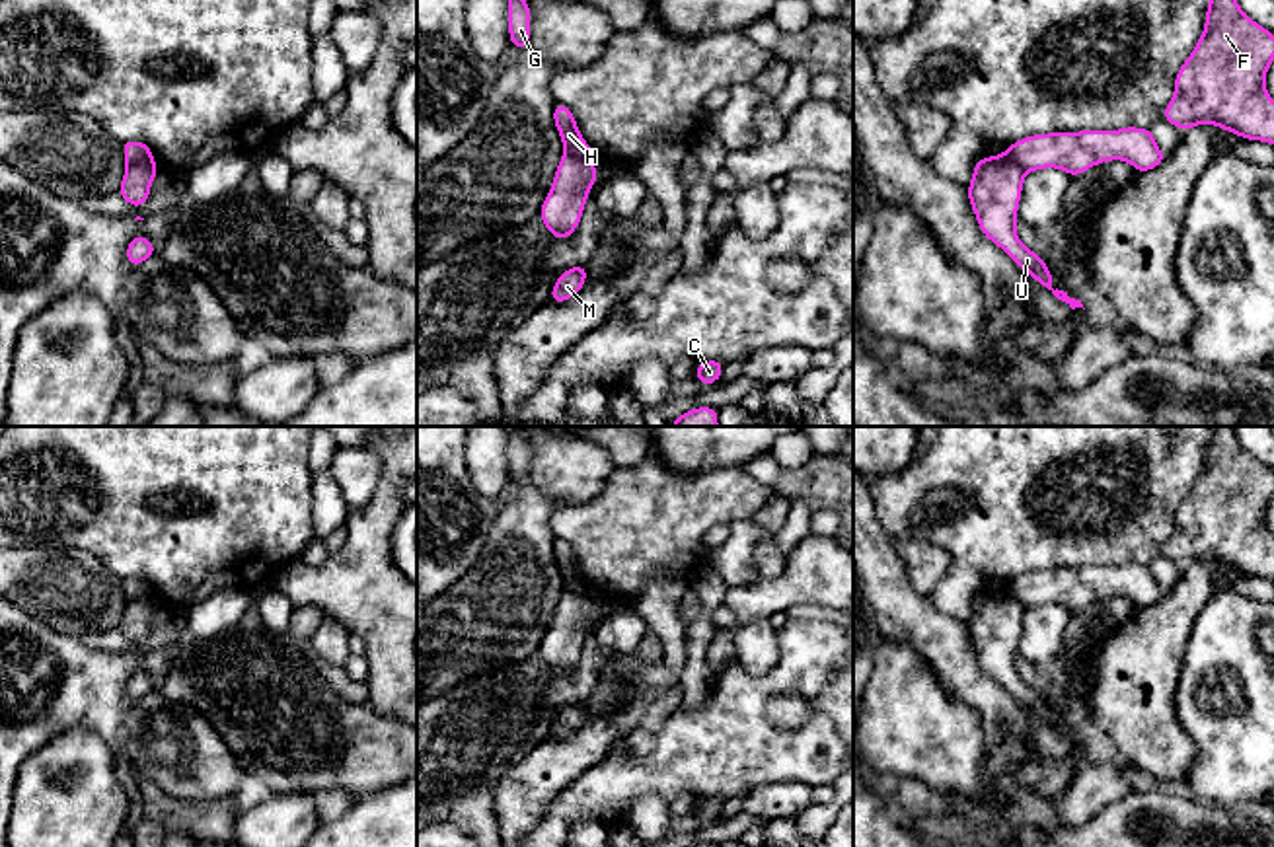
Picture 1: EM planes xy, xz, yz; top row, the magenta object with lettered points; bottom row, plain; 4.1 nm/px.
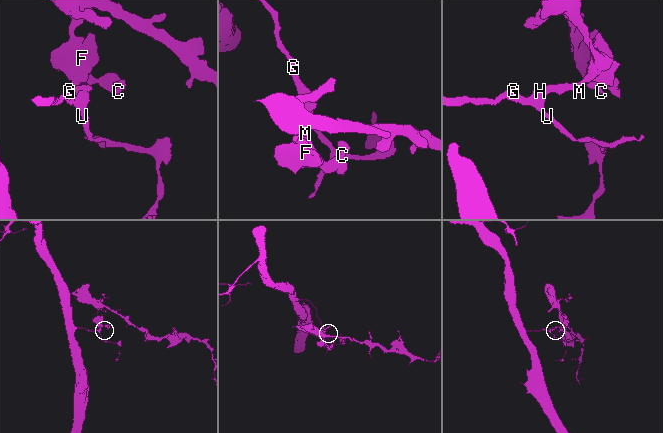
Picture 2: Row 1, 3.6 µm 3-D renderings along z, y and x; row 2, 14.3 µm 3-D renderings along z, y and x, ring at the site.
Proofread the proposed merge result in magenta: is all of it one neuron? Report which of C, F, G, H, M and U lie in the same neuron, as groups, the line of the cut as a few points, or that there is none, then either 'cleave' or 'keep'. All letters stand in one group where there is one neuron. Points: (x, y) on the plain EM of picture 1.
C F M / G H U | xz (563, 589), (575, 594), (591, 594) | cleave

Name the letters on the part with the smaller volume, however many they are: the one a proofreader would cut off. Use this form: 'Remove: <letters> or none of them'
Remove: C, F, M

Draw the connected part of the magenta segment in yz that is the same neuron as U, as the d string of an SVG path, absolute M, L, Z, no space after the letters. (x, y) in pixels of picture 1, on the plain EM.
M1007 590L982 594L974 600L972 619L966 627L978 662L1017 703L1046 722L1064 742L1071 746L1083 744L1081 736L1052 724L1052 711L1044 695L1032 685L1027 685L1015 668L1025 609L1027 608Z

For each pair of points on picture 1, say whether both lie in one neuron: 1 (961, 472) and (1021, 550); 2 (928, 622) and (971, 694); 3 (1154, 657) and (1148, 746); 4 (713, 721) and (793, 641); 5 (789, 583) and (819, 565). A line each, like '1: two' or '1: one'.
1: one
2: one
3: one
4: one
5: one

